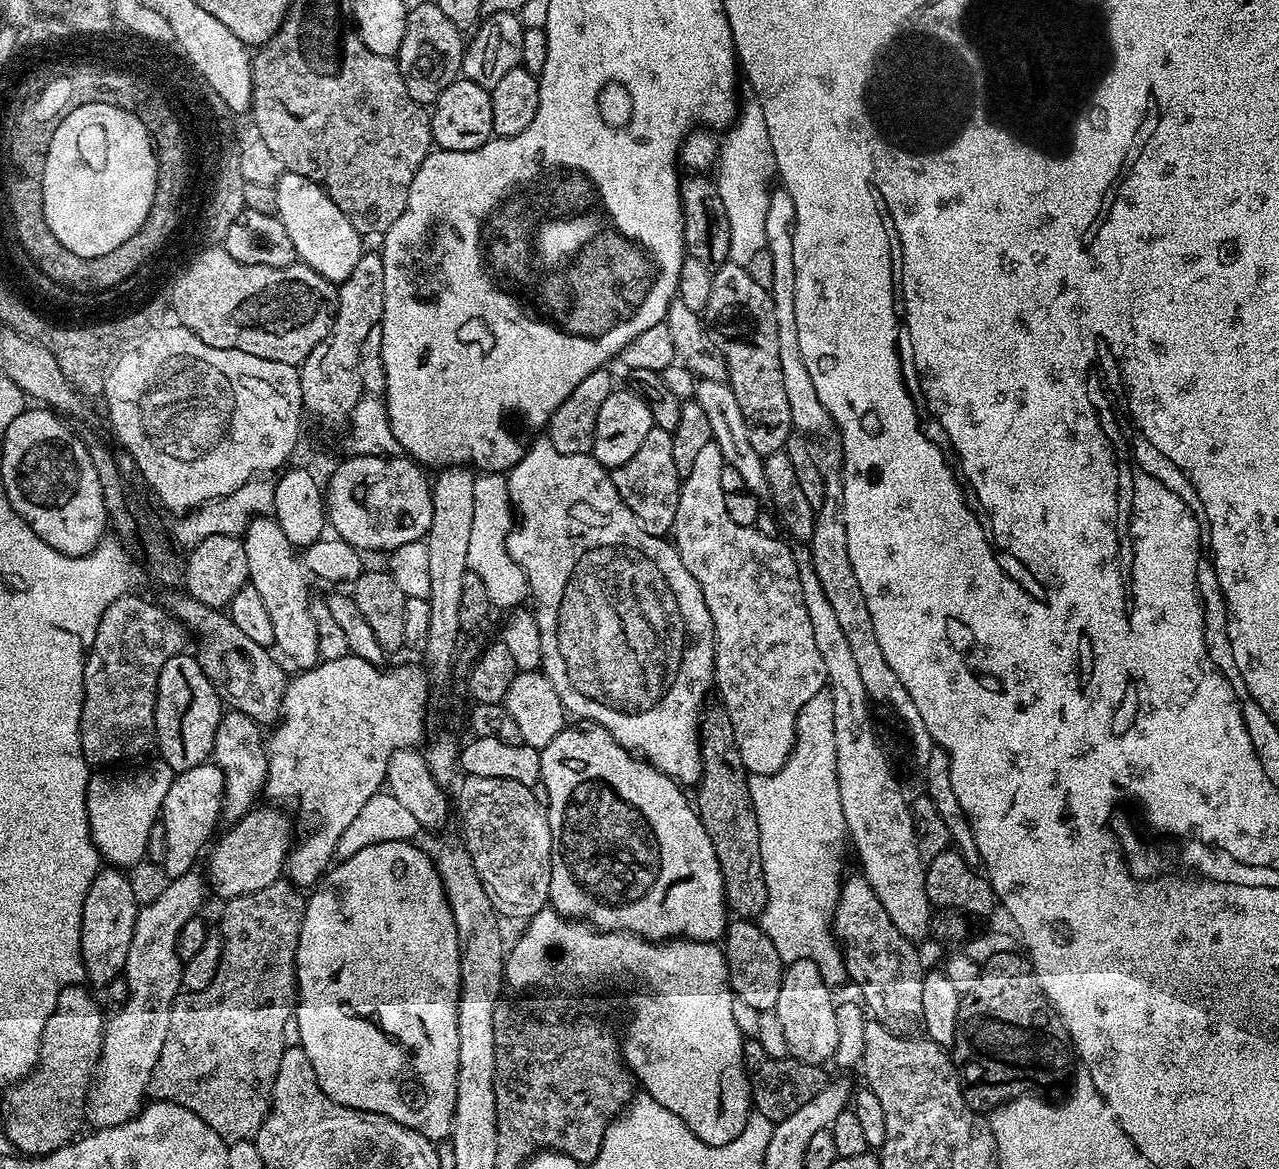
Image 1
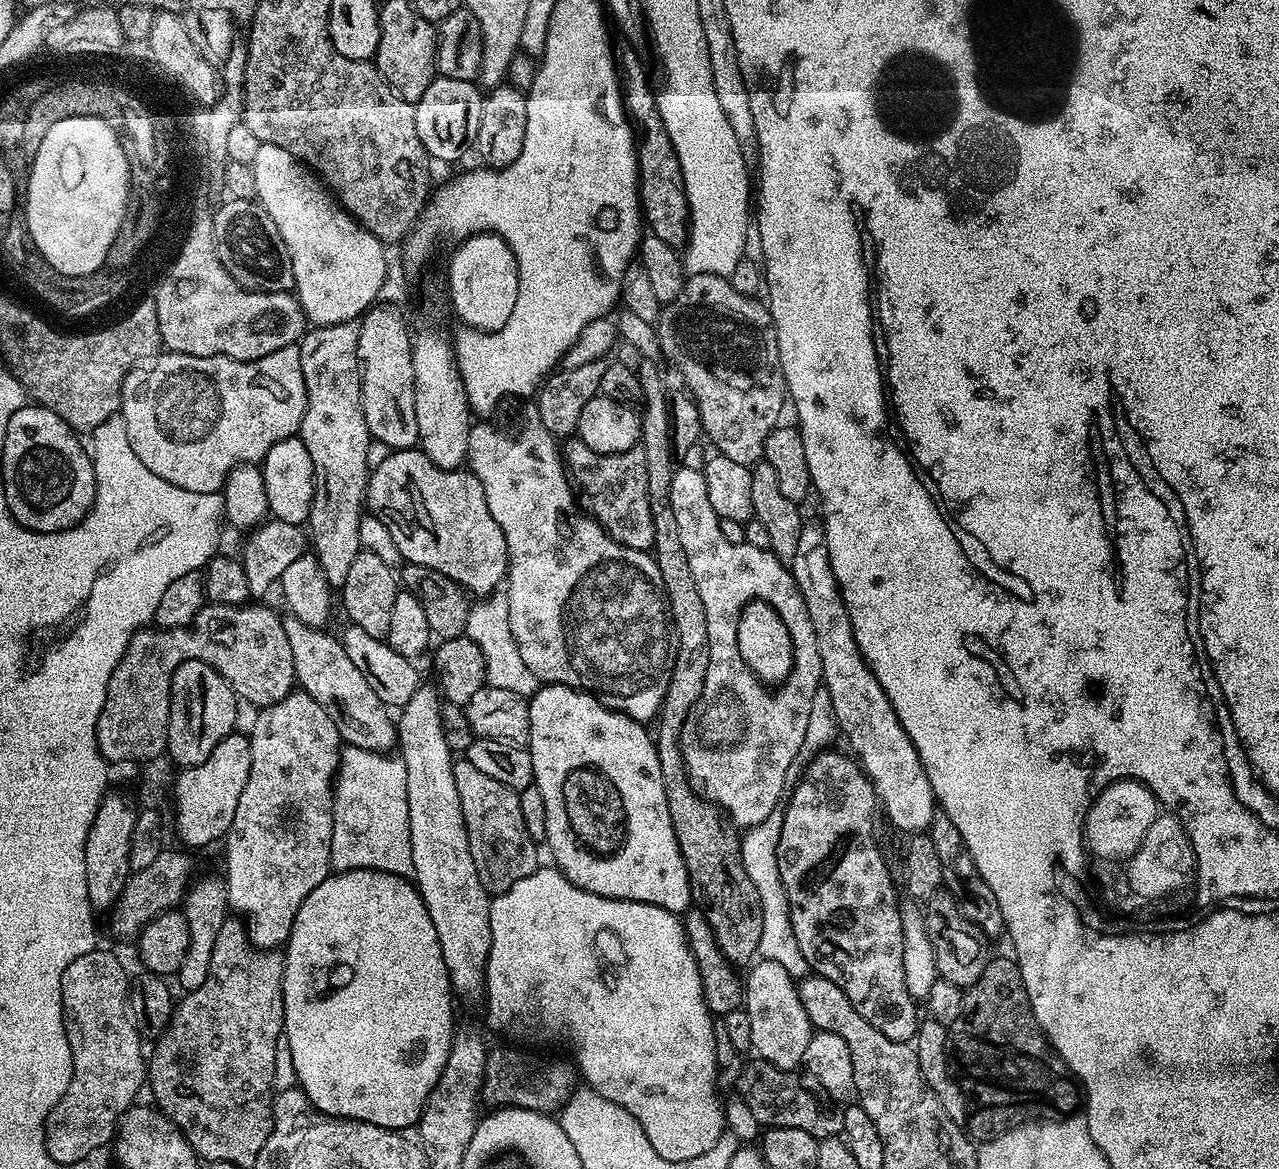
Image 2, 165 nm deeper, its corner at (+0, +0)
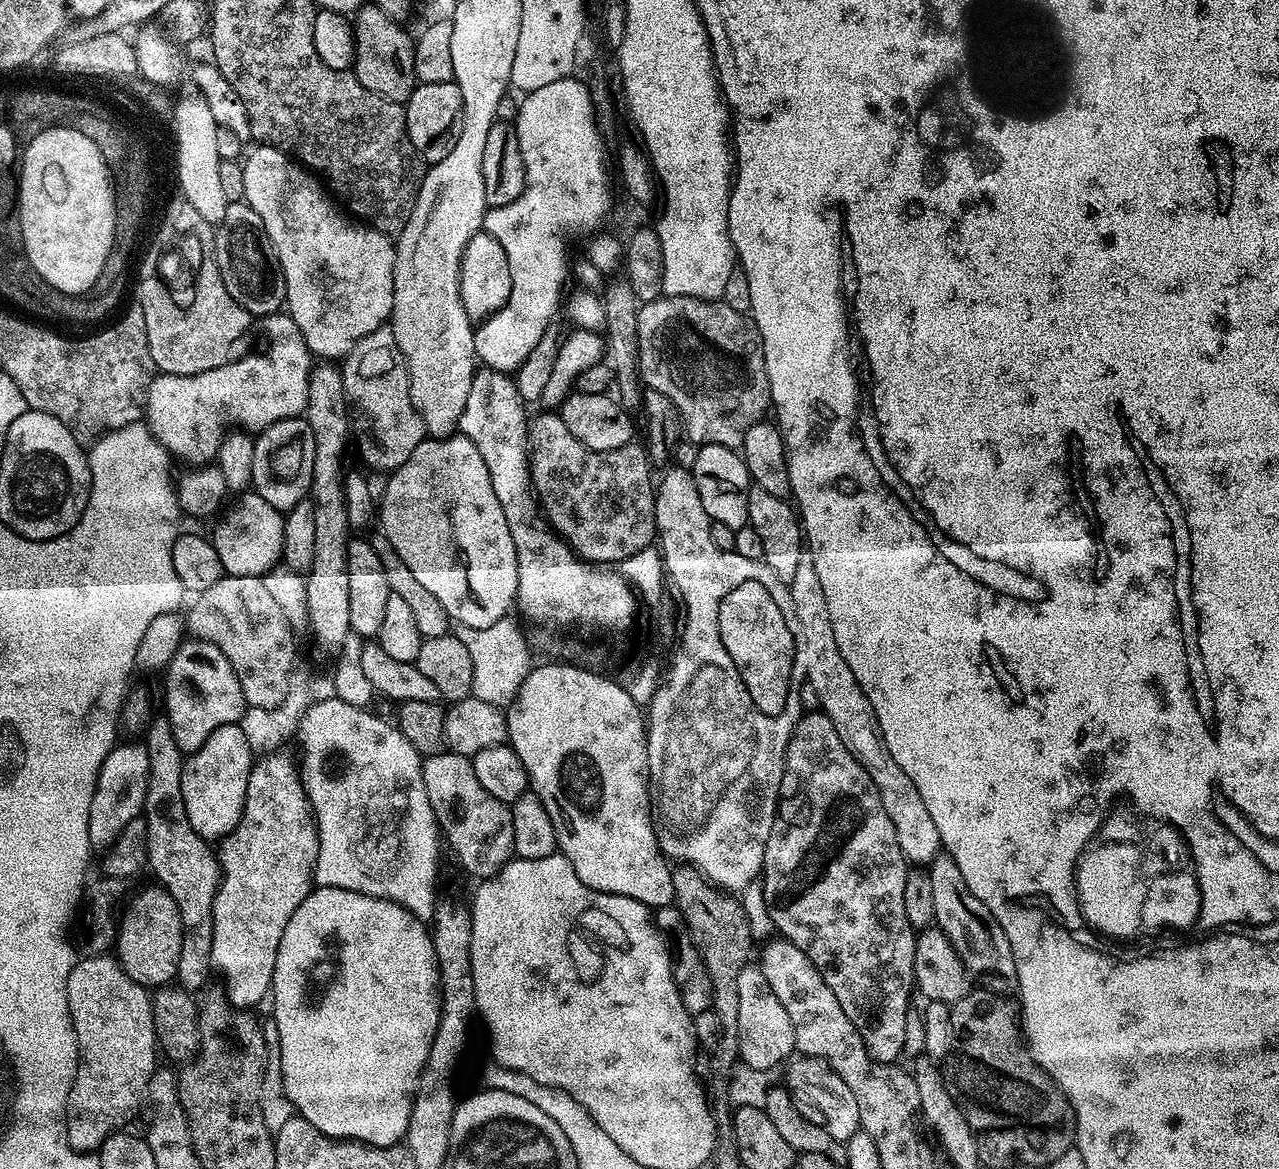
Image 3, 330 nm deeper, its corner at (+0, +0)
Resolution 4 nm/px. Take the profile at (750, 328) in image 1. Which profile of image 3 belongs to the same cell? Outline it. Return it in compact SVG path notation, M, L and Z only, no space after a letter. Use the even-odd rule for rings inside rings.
M661 295L659 300L649 300L641 303L637 310L636 362L641 381L647 387L658 390L658 394L666 394L666 398L670 398L670 402L674 402L676 413L680 416L683 435L697 446L701 444L717 444L718 446L739 449L740 443L746 438L746 430L750 430L750 426L759 424L765 419L764 411L769 411L772 402L768 375L766 374L766 358L764 357L762 342L755 324L745 313L730 310L730 306L726 306L720 300L699 300L689 296Z

